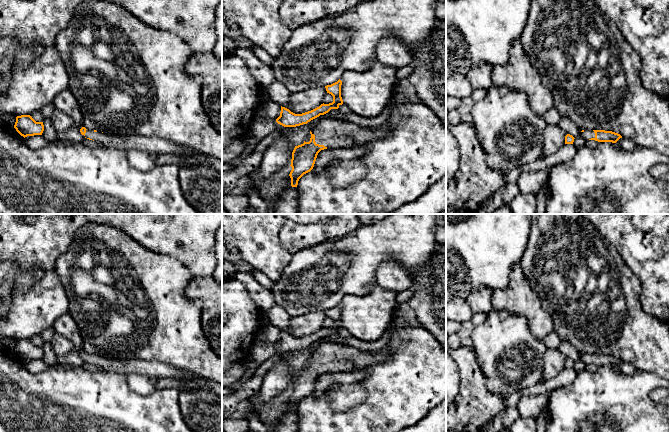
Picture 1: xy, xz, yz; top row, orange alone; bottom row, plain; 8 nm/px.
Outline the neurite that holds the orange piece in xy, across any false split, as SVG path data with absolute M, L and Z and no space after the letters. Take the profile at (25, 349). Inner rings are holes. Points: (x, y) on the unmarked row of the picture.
M30 339L17 340L14 352L24 362L42 359L44 355L43 346L36 346Z

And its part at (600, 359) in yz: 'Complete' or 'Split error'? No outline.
Split error

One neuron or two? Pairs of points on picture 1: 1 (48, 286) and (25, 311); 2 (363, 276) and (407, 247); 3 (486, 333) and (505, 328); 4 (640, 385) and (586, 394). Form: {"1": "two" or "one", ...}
{"1": "one", "2": "one", "3": "one", "4": "one"}

